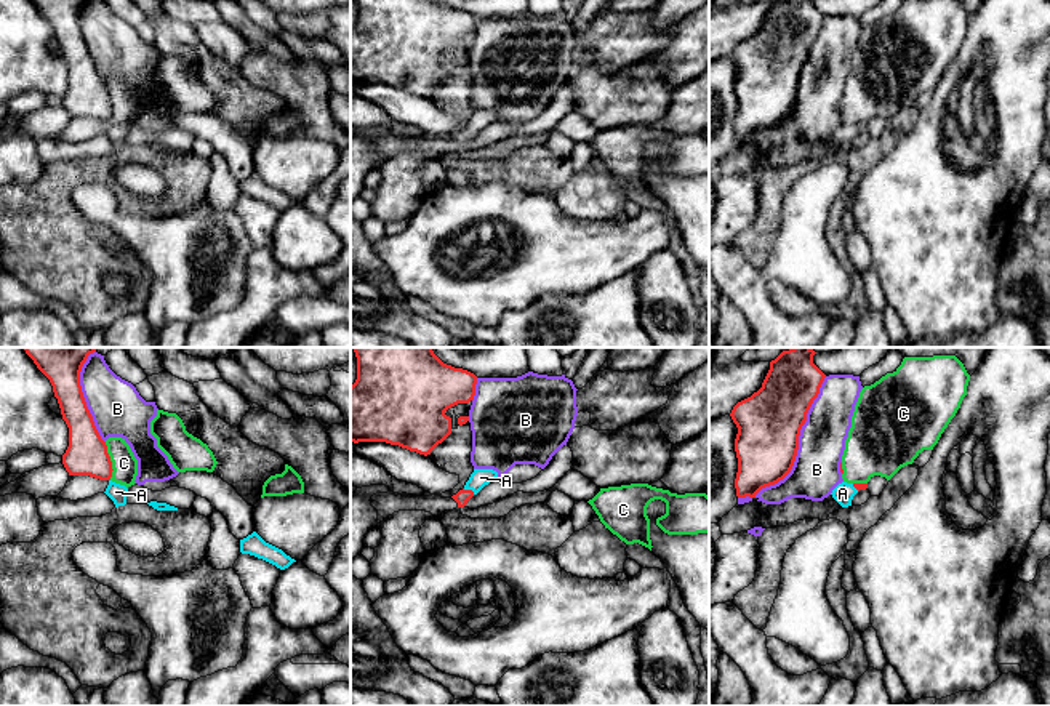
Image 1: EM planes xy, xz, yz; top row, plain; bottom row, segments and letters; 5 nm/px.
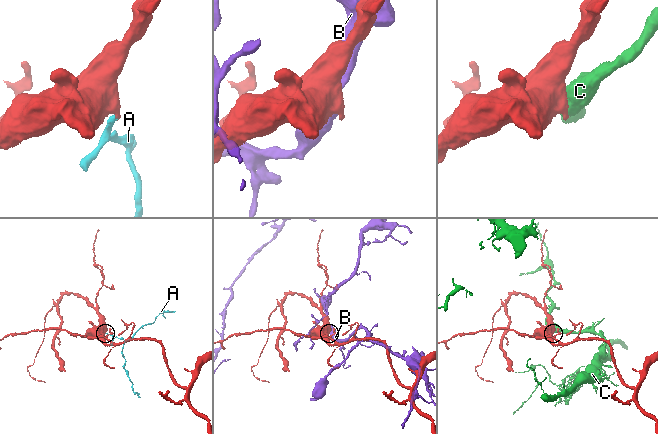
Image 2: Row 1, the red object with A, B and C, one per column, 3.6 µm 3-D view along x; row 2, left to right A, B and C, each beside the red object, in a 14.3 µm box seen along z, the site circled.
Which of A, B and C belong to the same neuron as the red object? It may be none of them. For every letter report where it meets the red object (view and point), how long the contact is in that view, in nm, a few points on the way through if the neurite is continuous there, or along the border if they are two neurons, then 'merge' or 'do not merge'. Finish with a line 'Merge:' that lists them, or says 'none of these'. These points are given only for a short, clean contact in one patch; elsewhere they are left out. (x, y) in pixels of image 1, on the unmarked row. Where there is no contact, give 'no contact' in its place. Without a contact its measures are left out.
A: meets red in xz at (469, 132); contact 70 nm long; runs through xz (461, 138), (469, 132), (480, 119); merge
B: meets red in yz at (797, 84); contact 700 nm long; do not merge
C: meets red in xy at (111, 103); contact 190 nm long; border along xy (104, 84), (112, 108), (111, 120); do not merge
Merge: A

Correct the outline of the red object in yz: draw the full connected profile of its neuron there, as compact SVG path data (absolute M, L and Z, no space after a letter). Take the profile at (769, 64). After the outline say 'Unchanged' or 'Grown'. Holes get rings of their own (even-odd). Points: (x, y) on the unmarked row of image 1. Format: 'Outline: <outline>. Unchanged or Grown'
Outline: M775 0L770 3L762 29L733 48L730 58L738 69L735 80L738 139L755 139L762 130L778 125L791 114L800 70L824 19L826 16L813 5L813 0Z. Unchanged

